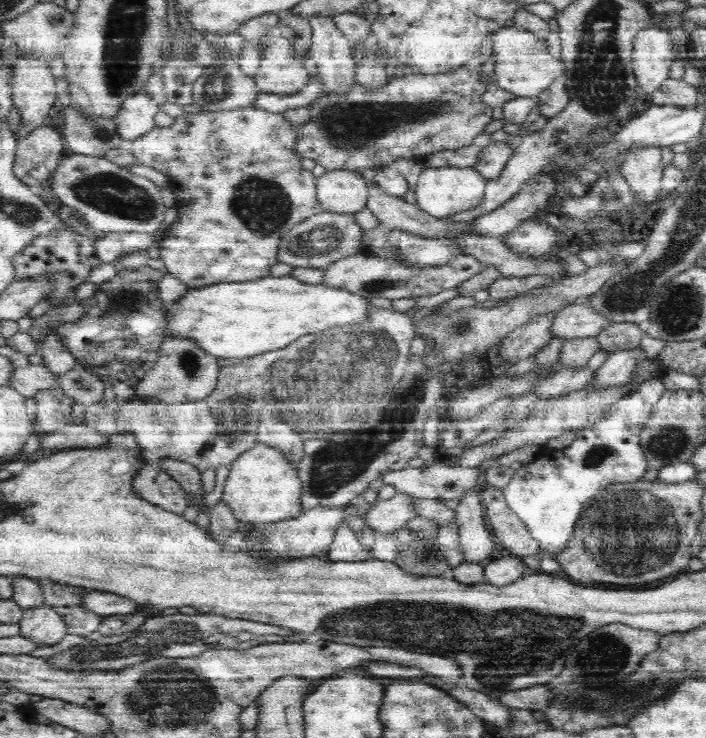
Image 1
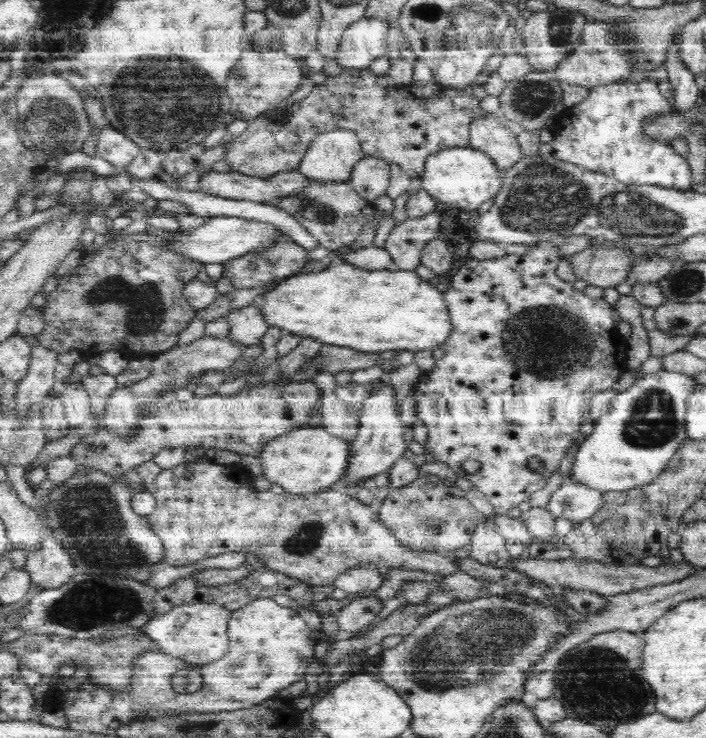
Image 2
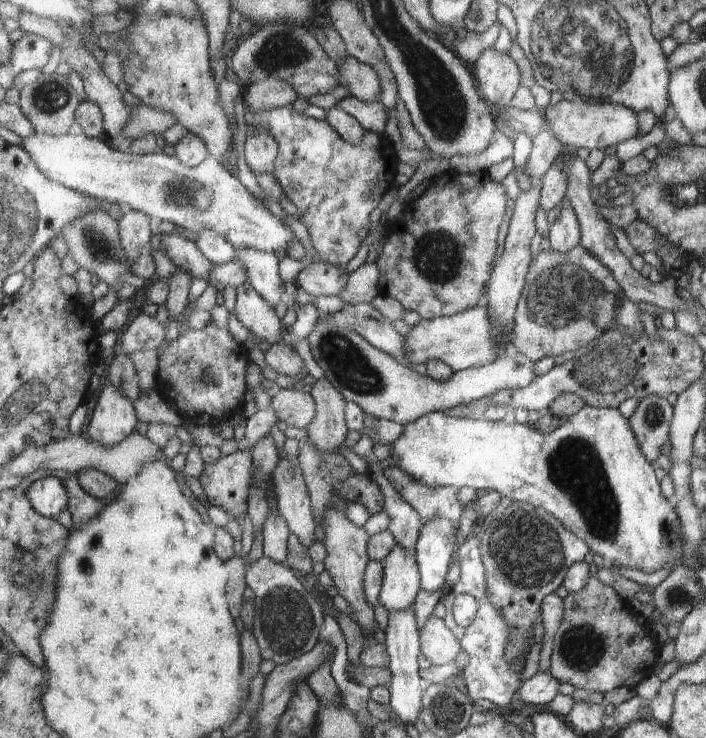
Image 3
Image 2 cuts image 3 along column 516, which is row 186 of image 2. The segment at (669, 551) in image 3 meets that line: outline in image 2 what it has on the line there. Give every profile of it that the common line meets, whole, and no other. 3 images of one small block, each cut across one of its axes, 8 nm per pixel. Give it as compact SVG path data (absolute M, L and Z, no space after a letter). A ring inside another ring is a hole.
M471 147L446 148L428 156L422 174L422 188L435 200L466 212L476 210L498 194L502 186L501 172L488 154Z

